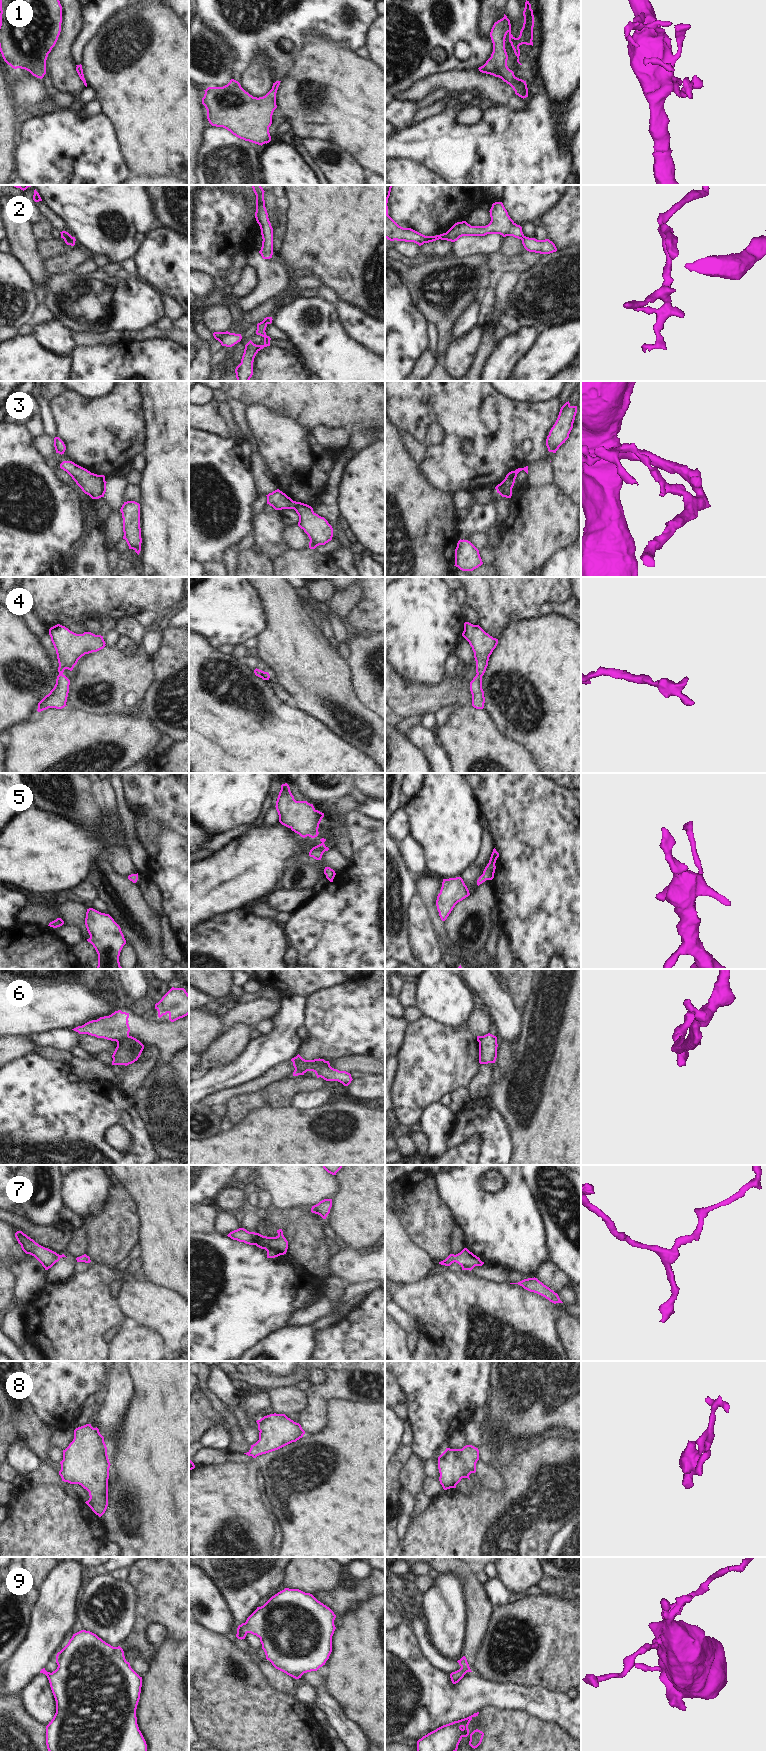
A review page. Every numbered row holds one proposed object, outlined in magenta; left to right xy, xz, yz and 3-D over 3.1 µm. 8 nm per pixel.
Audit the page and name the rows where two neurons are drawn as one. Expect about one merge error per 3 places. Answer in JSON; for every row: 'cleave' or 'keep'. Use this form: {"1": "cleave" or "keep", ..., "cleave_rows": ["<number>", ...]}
{"1": "keep", "2": "cleave", "3": "cleave", "4": "keep", "5": "keep", "6": "cleave", "7": "keep", "8": "keep", "9": "keep", "cleave_rows": ["2", "3", "6"]}

